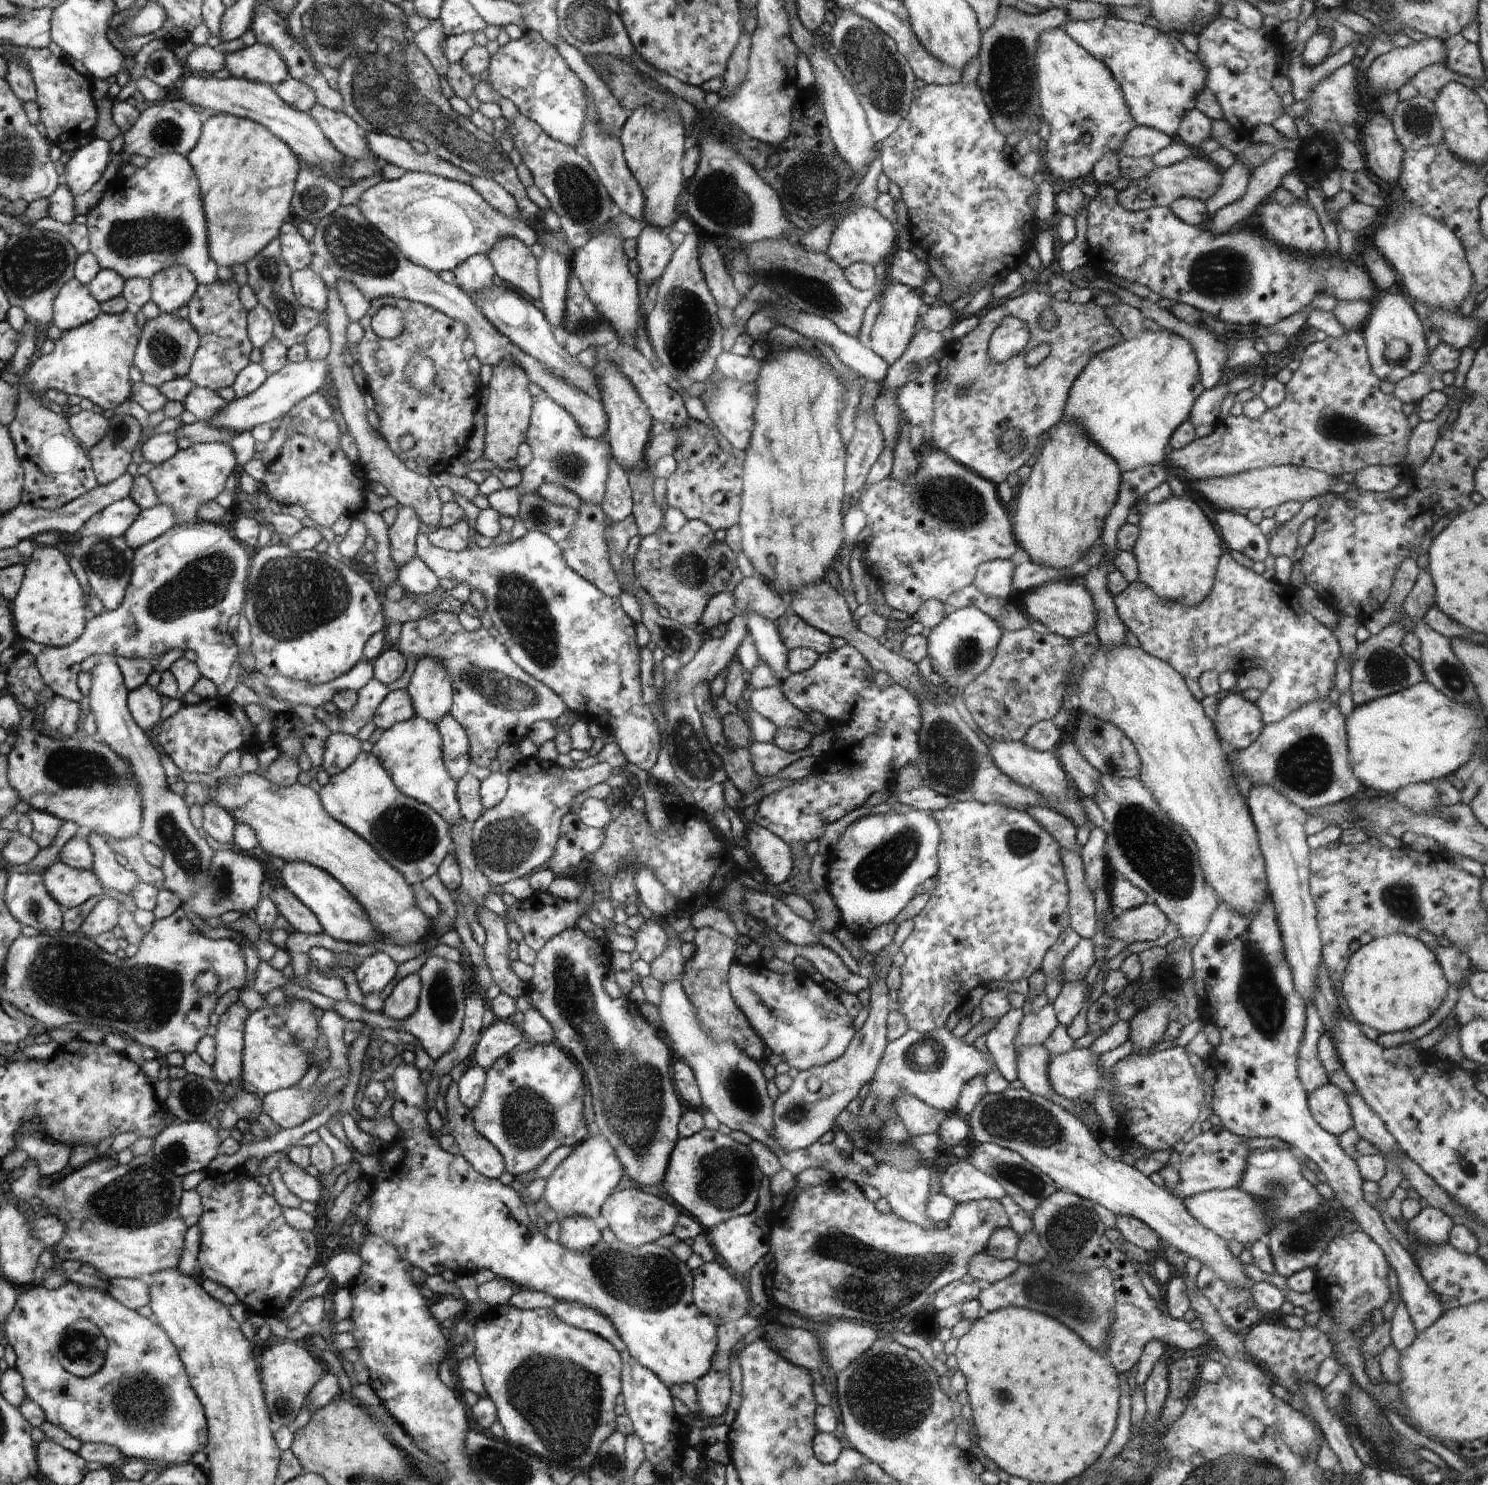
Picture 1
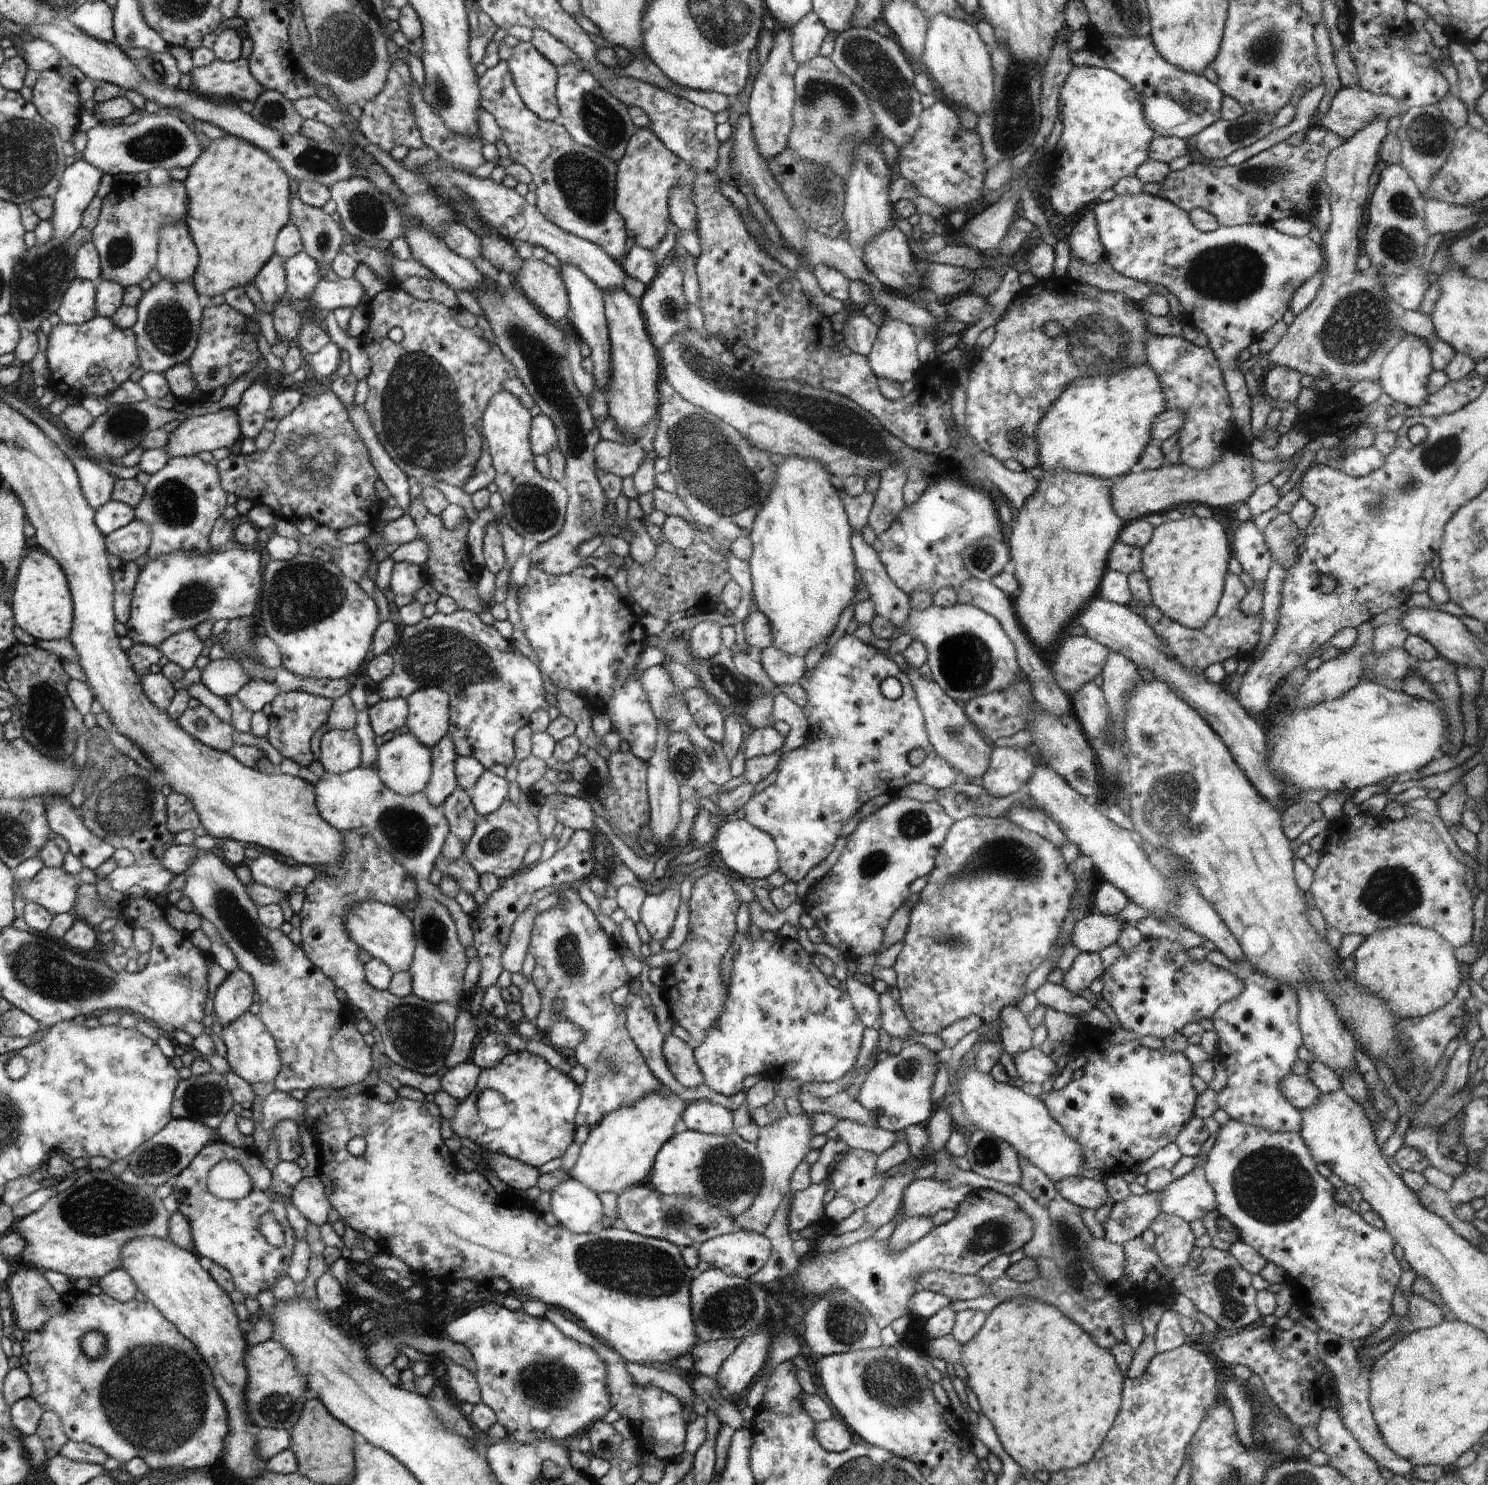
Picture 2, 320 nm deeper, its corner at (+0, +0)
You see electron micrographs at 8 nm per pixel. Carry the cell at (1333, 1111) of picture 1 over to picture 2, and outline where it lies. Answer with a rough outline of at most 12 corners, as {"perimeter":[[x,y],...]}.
{"perimeter":[[1288,1074],[1282,1095],[1298,1111],[1316,1106],[1321,1093],[1307,1075]]}

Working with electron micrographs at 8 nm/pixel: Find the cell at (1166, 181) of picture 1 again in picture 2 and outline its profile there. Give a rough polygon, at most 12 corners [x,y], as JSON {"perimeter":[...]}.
{"perimeter":[[1282,141],[1238,166],[1190,162],[1158,197],[1219,226],[1309,220],[1329,152]]}

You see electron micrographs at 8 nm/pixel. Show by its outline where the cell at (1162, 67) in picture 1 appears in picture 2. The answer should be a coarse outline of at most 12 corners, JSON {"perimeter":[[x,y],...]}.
{"perimeter":[[1086,29],[1086,50],[1134,88],[1155,136],[1187,141],[1225,96],[1150,36]]}

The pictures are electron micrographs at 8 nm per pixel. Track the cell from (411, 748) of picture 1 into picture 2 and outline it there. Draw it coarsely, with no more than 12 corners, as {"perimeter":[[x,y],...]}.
{"perimeter":[[410,732],[377,748],[380,781],[403,796],[426,791],[434,758]]}

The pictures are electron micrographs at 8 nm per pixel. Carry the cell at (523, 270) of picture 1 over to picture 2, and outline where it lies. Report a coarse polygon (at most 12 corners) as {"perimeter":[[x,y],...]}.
{"perimeter":[[523,260],[514,280],[548,318],[568,314],[560,274],[546,262]]}

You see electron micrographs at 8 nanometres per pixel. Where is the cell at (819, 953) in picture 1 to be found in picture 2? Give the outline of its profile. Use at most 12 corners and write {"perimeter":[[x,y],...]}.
{"perimeter":[[888,992],[878,996],[880,1026],[890,1037],[913,1043],[899,1002]]}

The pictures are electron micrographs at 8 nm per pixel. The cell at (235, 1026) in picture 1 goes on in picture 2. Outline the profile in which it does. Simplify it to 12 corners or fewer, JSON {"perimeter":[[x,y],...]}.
{"perimeter":[[228,973],[213,997],[222,1027],[250,1010],[254,982]]}

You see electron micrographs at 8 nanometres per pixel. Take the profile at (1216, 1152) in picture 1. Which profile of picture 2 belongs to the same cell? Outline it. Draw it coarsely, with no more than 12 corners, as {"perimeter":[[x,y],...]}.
{"perimeter":[[1164,1190],[1114,1203],[1105,1240],[1123,1246],[1161,1213]]}

